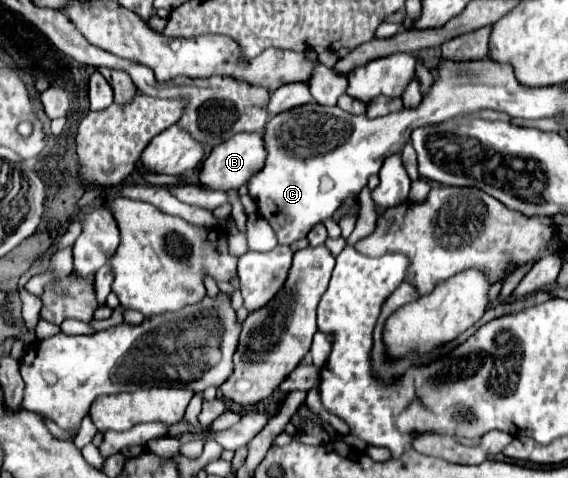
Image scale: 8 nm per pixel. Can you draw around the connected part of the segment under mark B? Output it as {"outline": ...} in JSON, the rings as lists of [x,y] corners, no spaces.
{"outline":[[[263,130],[259,134],[235,134],[227,142],[219,144],[213,148],[209,158],[205,158],[203,168],[199,172],[199,182],[207,188],[215,190],[229,190],[229,188],[239,188],[241,184],[247,184],[247,180],[257,174],[267,158],[265,142],[263,142]]]}

